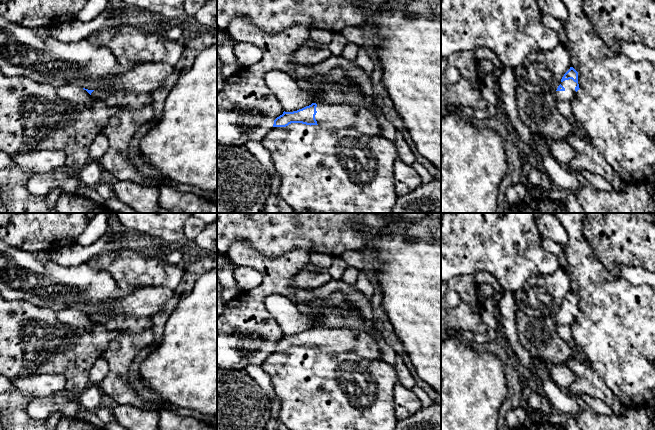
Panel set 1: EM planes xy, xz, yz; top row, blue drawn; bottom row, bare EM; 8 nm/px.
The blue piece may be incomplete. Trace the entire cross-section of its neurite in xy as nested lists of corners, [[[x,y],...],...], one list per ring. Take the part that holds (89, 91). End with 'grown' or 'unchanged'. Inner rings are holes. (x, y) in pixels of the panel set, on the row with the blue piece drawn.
[[[86,90],[92,98],[103,101],[106,105],[125,110],[141,109],[144,106],[151,106],[153,98],[150,93],[130,93],[121,90]]] | grown

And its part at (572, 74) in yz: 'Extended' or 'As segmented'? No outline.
Extended

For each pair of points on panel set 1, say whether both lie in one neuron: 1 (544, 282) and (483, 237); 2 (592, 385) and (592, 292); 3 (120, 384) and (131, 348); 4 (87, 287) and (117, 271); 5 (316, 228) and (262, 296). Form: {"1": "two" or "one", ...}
{"1": "two", "2": "two", "3": "one", "4": "two", "5": "two"}

